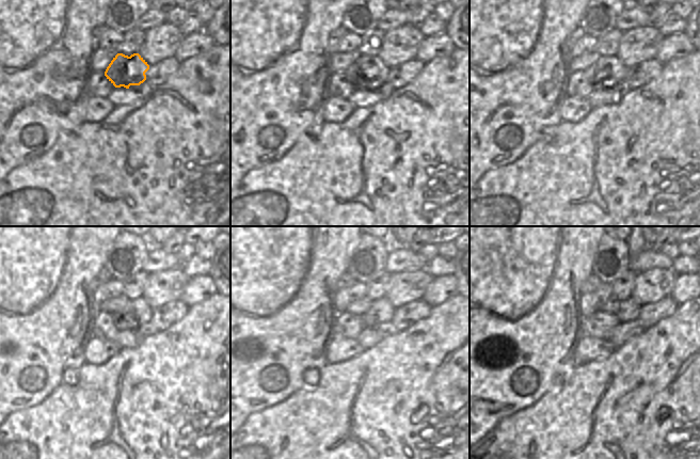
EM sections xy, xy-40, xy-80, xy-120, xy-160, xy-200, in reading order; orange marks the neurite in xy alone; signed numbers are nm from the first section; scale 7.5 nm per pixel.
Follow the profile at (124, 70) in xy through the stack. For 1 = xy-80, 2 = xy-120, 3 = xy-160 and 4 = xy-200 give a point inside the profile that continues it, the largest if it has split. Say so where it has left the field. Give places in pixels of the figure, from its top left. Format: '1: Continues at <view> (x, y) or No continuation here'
1: Continues at xy-80 (609, 66)
2: Continues at xy-120 (141, 309)
3: Continues at xy-160 (383, 311)
4: Continues at xy-200 (629, 310)

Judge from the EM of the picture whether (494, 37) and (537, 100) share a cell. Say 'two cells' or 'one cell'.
one cell

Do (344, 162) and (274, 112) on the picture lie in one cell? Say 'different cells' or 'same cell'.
different cells

